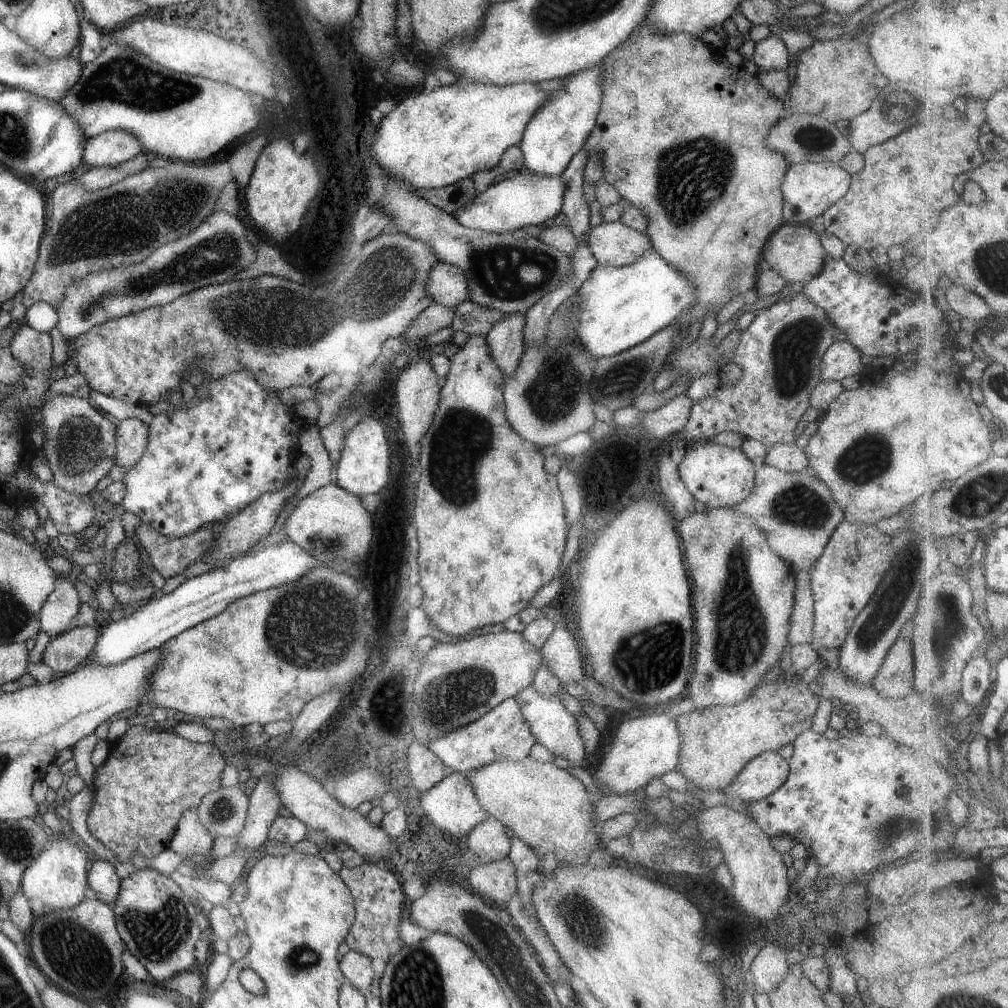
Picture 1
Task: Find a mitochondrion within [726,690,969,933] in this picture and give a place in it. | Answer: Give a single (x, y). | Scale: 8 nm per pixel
(886, 833)

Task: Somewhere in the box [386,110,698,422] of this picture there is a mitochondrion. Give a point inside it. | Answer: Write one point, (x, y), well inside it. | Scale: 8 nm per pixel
(514, 275)

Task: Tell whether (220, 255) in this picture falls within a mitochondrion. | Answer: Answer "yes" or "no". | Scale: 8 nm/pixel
yes

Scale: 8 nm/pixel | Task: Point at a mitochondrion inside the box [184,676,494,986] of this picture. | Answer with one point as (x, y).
(302, 958)

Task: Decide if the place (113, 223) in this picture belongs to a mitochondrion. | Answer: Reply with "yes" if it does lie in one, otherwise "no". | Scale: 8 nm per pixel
yes

